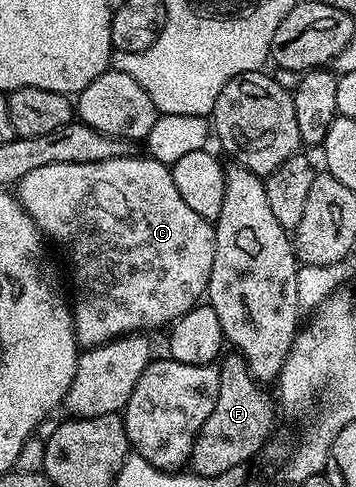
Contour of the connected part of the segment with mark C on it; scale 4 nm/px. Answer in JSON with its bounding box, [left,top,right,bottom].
[16,156,214,348]

